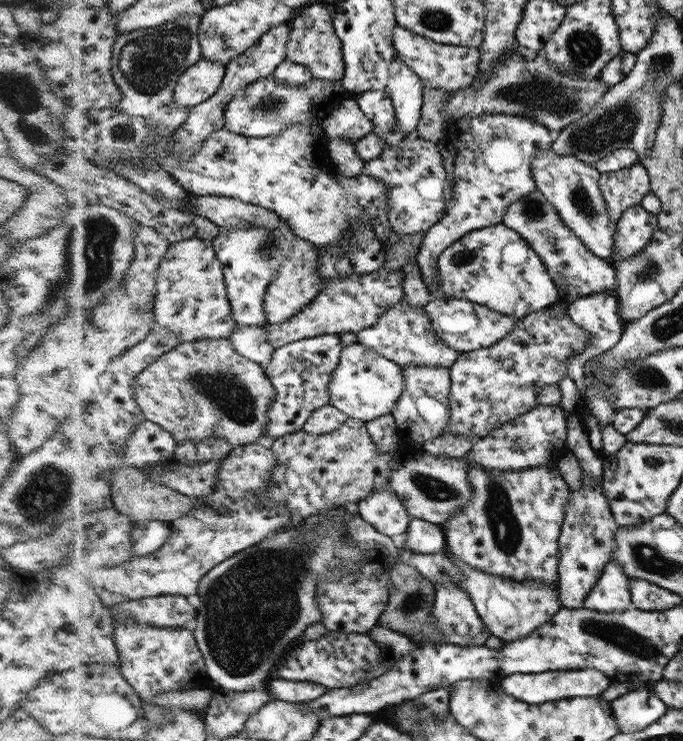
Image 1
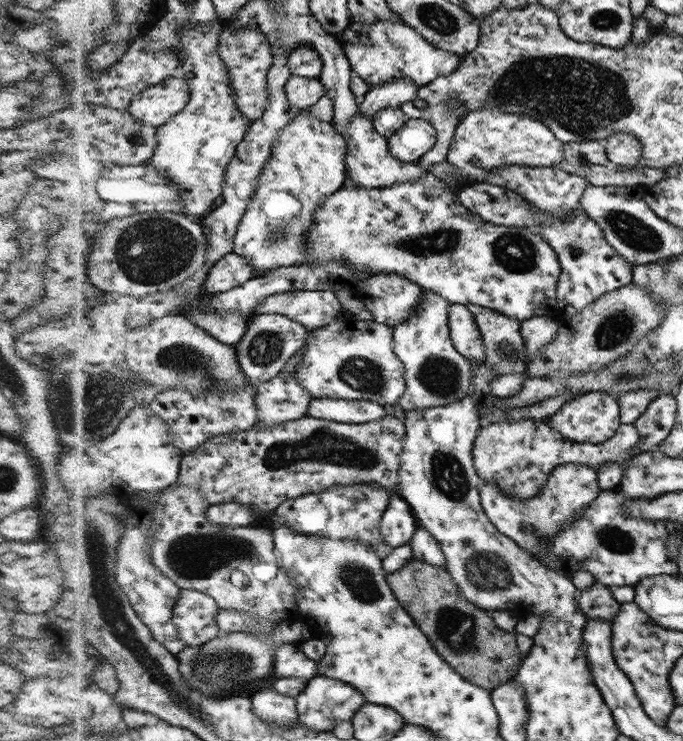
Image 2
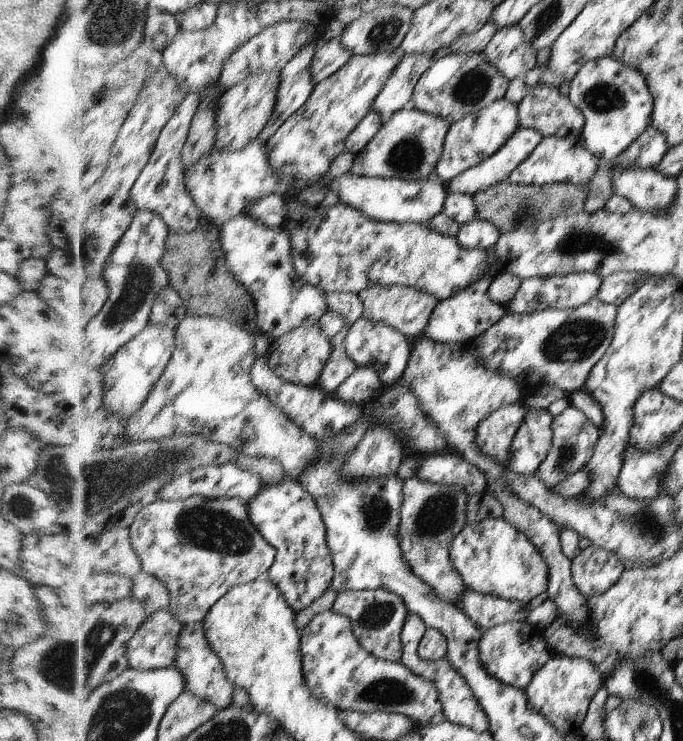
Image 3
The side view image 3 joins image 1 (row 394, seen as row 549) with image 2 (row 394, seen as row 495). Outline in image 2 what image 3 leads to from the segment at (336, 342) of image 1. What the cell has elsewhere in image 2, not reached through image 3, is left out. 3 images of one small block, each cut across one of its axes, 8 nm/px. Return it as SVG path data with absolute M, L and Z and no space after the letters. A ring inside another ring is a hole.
M295 371L289 376L284 377L278 375L274 380L258 384L258 412L259 424L262 427L274 427L280 424L288 424L290 422L301 420L309 416L309 412L313 403L314 394L300 380L298 380L298 372Z

